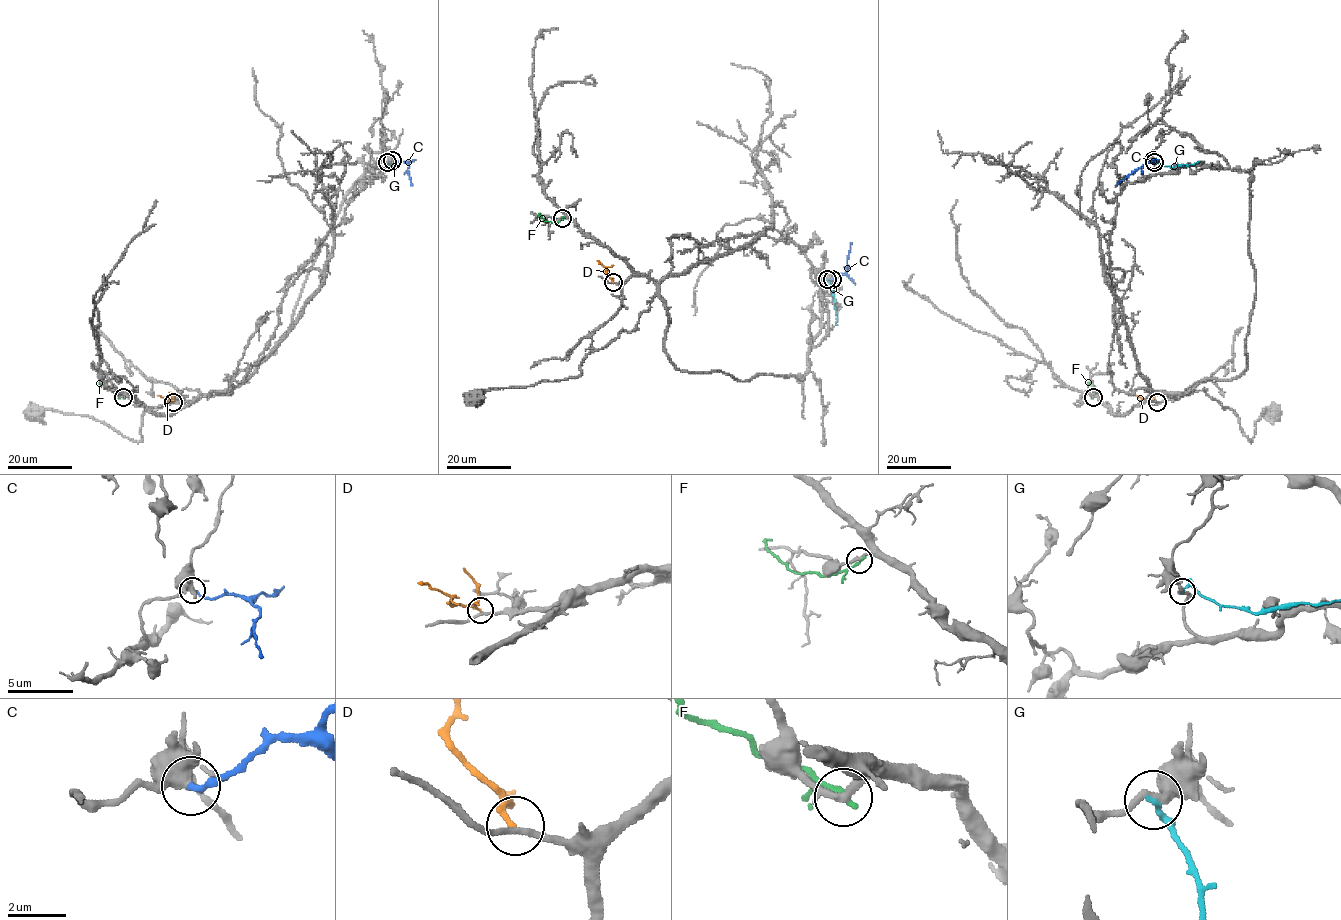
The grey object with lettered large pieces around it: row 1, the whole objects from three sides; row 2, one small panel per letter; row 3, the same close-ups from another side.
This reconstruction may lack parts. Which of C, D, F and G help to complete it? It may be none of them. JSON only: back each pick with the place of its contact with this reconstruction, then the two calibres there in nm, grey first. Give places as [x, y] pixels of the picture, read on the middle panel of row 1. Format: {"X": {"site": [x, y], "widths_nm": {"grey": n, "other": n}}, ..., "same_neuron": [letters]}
{"D": {"site": [613, 282], "widths_nm": {"grey": 200, "other": 200}}, "same_neuron": ["D"]}

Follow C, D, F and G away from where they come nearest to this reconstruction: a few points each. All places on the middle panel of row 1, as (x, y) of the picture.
C: (832, 279), (848, 269), (851, 243)
D: (612, 282), (606, 268), (597, 260)
F: (562, 219), (546, 222), (540, 213)
G: (827, 279), (833, 290), (837, 324)

